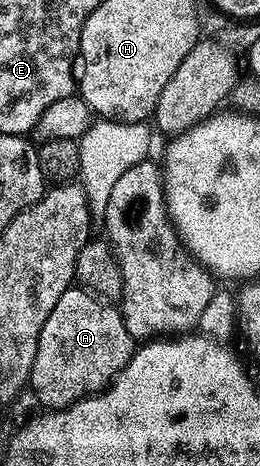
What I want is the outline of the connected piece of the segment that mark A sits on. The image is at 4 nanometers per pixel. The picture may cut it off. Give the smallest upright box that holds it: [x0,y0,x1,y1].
[28,284,135,410]

